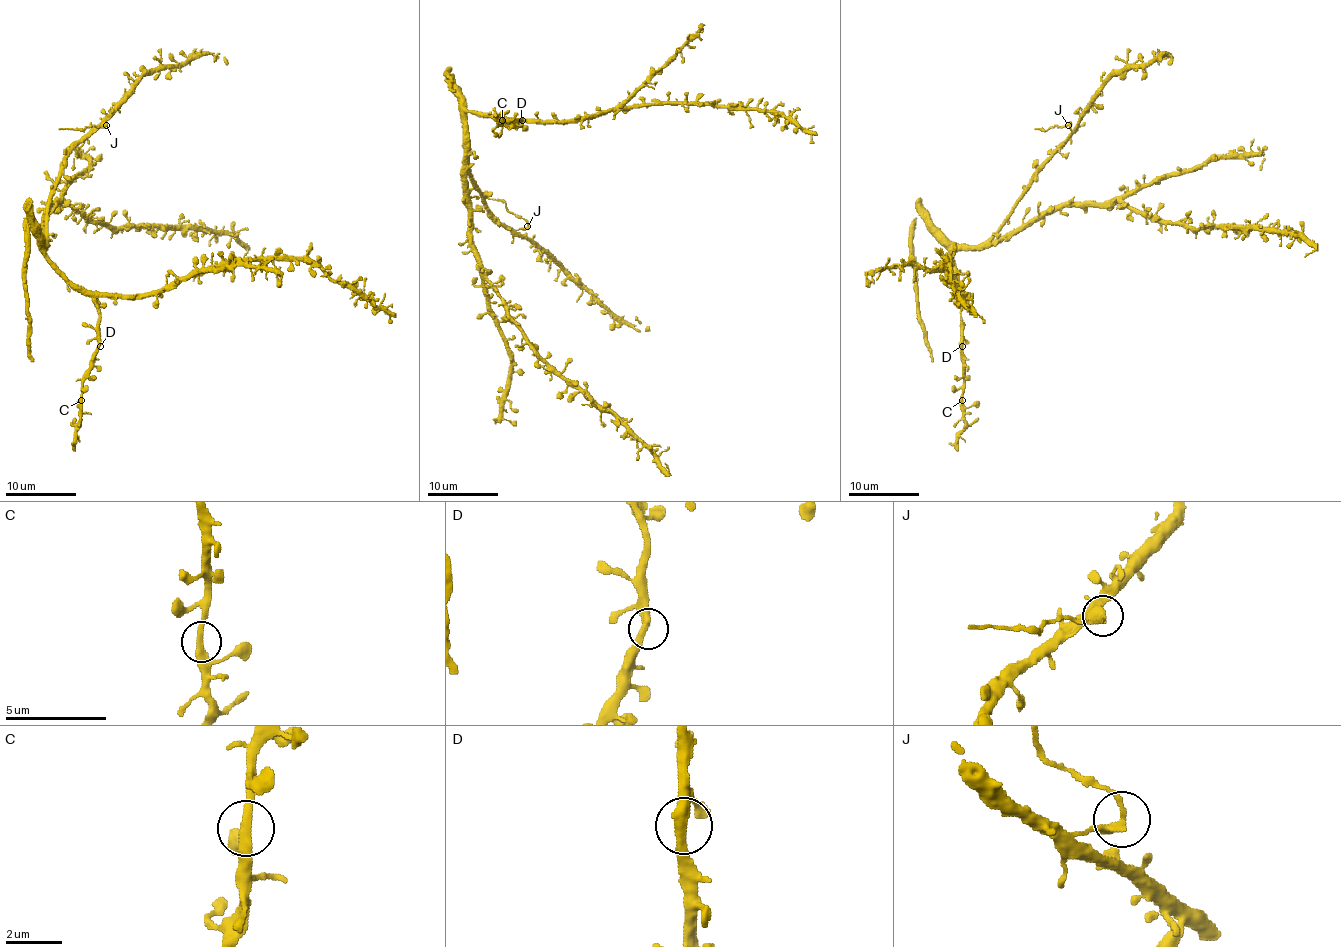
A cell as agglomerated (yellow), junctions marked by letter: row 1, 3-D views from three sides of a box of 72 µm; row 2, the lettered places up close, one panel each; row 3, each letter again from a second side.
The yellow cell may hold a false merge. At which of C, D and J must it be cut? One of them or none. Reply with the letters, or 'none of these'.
J

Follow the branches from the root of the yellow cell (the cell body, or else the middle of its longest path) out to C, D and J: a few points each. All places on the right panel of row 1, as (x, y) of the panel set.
C: (985, 241), (979, 245), (960, 245), (953, 252), (953, 269), (960, 296), (962, 400)
D: (985, 241), (979, 245), (960, 245), (953, 252), (953, 269), (960, 296), (962, 346)
J: (985, 241), (1002, 223), (1034, 172), (1072, 133), (1068, 124)

